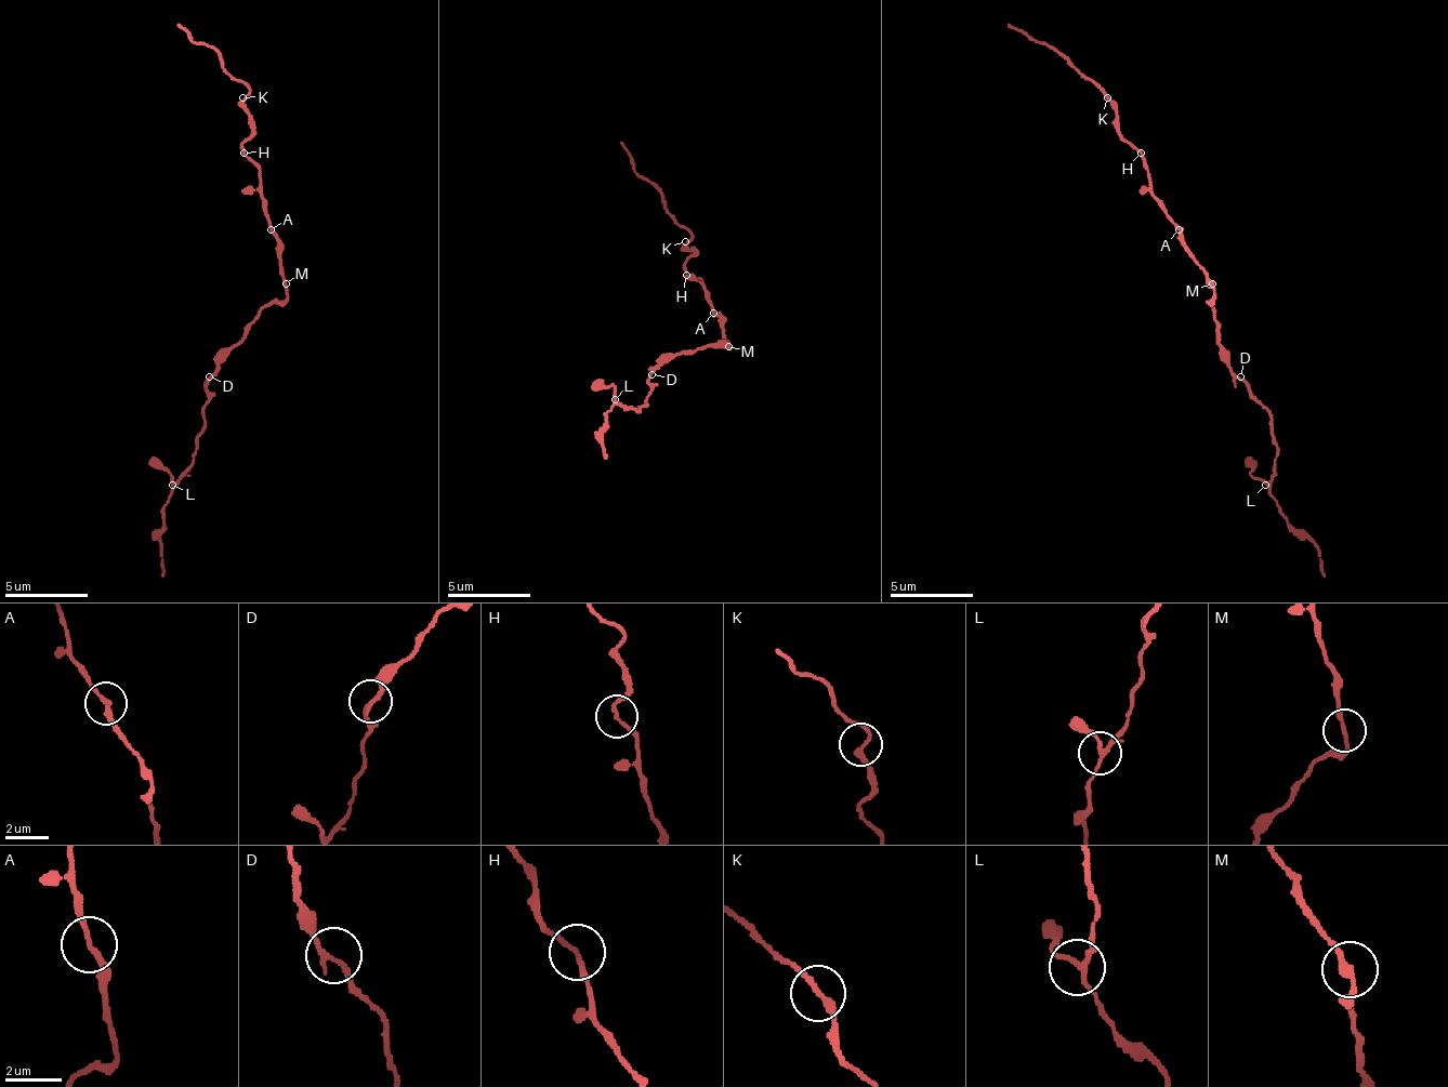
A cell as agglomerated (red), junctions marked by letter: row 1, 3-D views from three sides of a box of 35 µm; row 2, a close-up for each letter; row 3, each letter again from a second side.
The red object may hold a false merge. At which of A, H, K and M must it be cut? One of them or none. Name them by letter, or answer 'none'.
M

